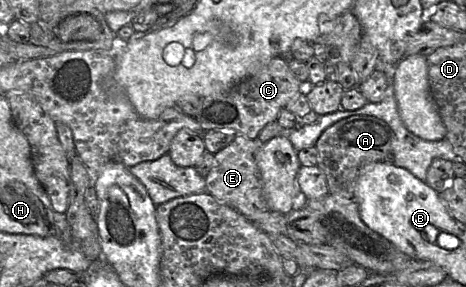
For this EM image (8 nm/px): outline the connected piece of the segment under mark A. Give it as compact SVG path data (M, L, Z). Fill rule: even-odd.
M355 115L329 126L318 138L317 166L325 174L328 194L354 200L354 190L361 170L372 163L393 163L392 145L394 132L382 119L374 116Z

